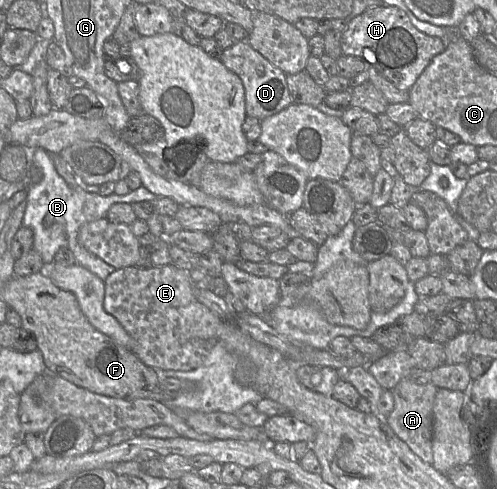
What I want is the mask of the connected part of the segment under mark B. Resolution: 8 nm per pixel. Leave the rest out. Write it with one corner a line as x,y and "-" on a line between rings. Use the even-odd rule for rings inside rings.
40,147
30,151
30,164
40,168
43,174
39,183
27,185
26,209
22,226
33,231
32,249
40,254
44,264
50,264
54,262
54,256
60,248
68,248
74,255
75,264
86,268
101,280
106,280
115,268
88,252
78,243
77,237
80,227
87,222
104,218
113,204
134,204
140,201
153,202
157,196
143,185
126,195
117,195
113,192
109,196
89,193
80,186
70,186
57,173
51,155
-
87,200
94,201
96,204
96,210
93,214
84,214
83,212
83,205

